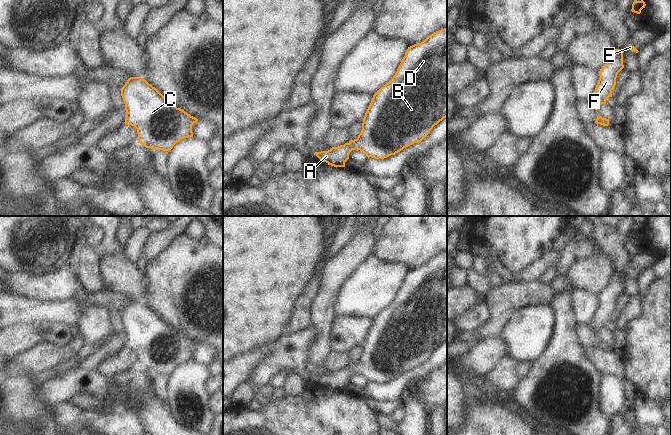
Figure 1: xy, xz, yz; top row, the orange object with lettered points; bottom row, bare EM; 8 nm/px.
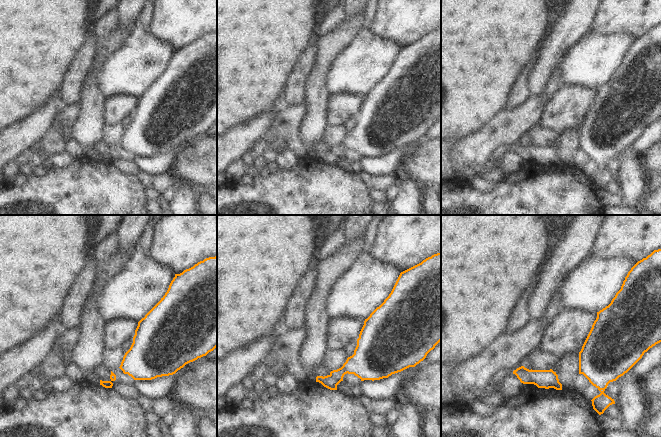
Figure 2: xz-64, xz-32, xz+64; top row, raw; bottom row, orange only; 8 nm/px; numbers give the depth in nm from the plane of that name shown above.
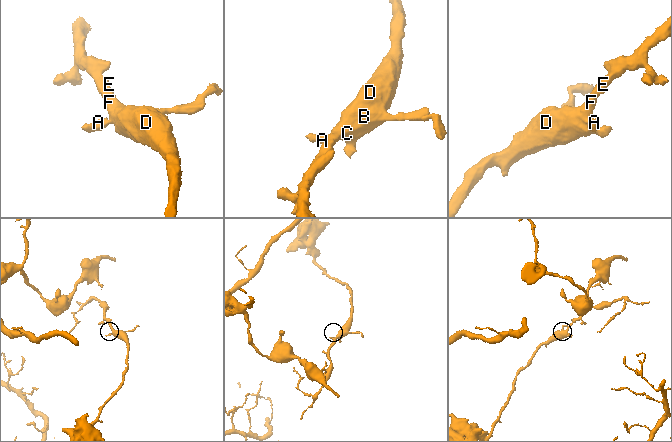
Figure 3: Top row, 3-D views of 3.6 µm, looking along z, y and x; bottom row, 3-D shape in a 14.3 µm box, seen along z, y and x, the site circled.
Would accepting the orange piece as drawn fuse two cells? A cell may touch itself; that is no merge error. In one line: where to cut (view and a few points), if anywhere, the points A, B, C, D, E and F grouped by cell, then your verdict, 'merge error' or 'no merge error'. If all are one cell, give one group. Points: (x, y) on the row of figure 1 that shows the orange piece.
cut none; groups A B C D E F; no merge error

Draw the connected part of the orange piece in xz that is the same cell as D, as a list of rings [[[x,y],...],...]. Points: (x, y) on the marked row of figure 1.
[[[447,28],[428,36],[423,42],[414,44],[405,52],[405,56],[392,79],[381,87],[372,98],[365,113],[362,130],[358,137],[344,145],[332,147],[328,151],[315,152],[321,161],[334,167],[345,167],[352,150],[362,151],[368,158],[384,159],[395,155],[404,148],[421,142],[435,125],[447,117]]]

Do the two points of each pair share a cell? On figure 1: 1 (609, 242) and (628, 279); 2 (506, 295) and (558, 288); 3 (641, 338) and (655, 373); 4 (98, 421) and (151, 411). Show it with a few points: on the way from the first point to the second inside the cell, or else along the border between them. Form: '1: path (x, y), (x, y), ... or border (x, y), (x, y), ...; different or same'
1: path (618, 251), (623, 270); same
2: border (549, 283), (554, 293); different
3: path (650, 347), (655, 352), (655, 364); same
4: border (154, 395), (144, 399), (139, 413), (142, 424); different

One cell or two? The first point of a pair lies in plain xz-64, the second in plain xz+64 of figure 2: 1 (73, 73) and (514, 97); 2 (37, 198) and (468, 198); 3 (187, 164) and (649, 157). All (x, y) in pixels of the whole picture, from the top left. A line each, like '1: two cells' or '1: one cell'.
1: one cell
2: one cell
3: one cell

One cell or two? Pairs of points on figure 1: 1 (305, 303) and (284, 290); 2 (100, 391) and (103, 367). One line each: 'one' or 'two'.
1: two
2: two

